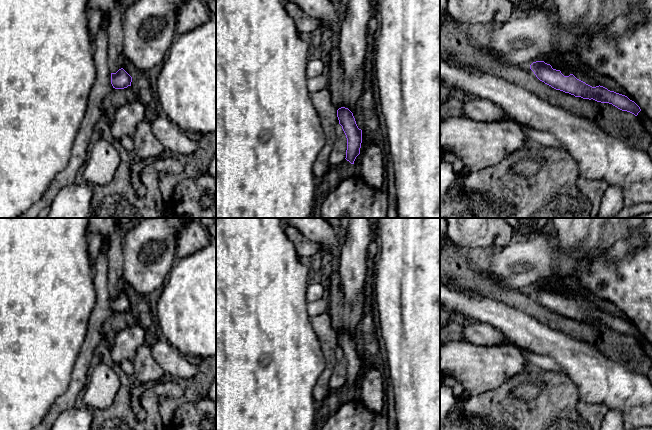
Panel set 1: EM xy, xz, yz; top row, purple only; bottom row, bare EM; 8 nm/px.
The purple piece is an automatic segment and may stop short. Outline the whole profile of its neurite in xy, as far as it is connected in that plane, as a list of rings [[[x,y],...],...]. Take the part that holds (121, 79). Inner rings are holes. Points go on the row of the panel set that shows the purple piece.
[[[123,69],[111,73],[111,84],[115,89],[124,89],[131,86],[132,77]]]

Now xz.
[[[339,108],[337,117],[347,138],[345,159],[354,164],[356,157],[360,154],[362,130],[358,128],[353,113],[348,108]]]

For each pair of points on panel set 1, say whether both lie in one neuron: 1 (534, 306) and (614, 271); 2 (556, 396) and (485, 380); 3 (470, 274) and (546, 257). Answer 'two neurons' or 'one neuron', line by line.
1: two neurons
2: two neurons
3: two neurons

